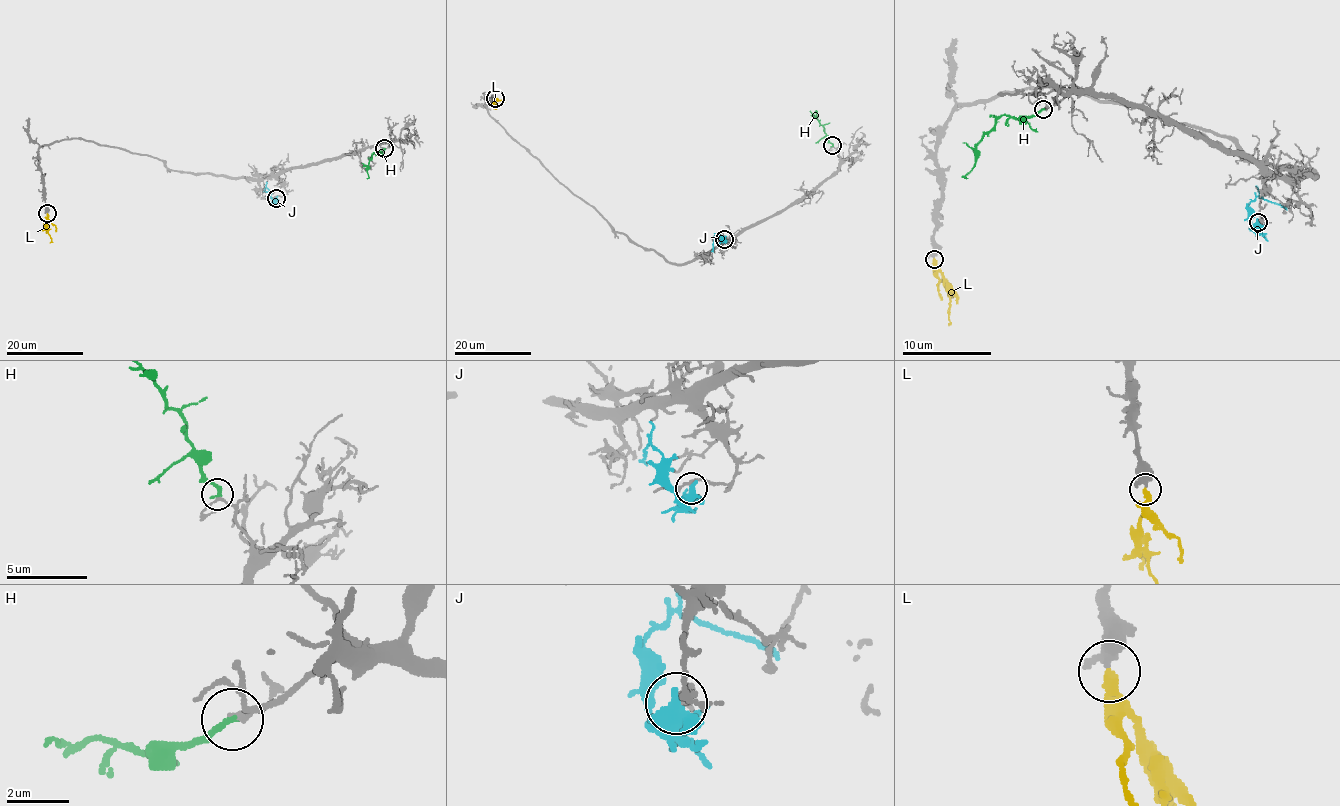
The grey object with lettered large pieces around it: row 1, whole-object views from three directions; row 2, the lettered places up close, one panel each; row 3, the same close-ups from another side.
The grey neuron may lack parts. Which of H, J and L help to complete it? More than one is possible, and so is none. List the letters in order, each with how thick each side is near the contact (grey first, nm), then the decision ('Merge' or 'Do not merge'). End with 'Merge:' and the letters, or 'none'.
H: Thickness 140 nm (grey) against 220 nm. Do not merge
J: Thickness 140 nm (grey) against 400 nm. Do not merge
L: Thickness 480 nm (grey) against 280 nm. Merge
Merge: L

